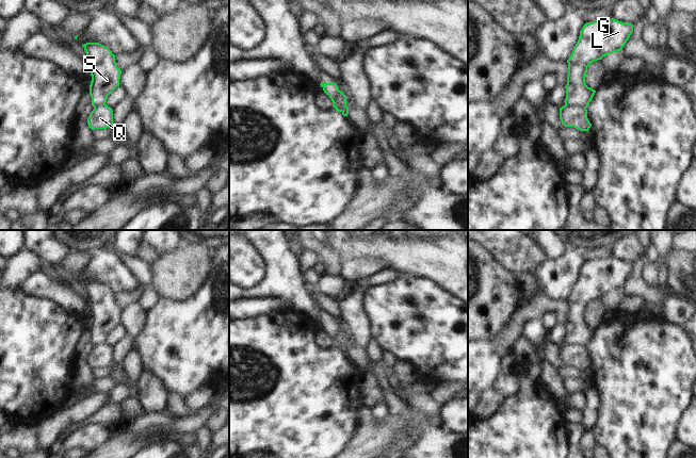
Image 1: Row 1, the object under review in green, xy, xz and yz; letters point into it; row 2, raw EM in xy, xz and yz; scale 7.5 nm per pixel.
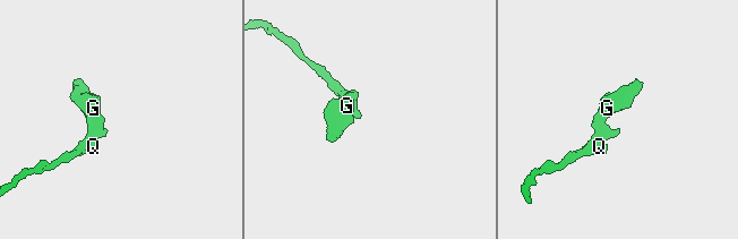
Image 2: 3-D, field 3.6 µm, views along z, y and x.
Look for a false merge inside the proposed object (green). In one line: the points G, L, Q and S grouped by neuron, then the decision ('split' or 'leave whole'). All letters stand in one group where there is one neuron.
G L S / Q; split

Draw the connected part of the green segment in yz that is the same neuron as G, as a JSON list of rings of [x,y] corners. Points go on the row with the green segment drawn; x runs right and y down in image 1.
[[[614,18],[595,20],[583,26],[572,53],[567,60],[565,105],[560,110],[569,105],[588,107],[596,91],[585,83],[587,67],[608,54],[620,51],[632,34],[633,27],[632,23]]]

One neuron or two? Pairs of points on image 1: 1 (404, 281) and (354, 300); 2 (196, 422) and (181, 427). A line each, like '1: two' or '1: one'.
1: two
2: one

